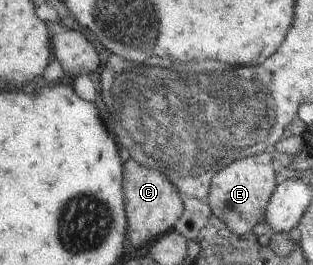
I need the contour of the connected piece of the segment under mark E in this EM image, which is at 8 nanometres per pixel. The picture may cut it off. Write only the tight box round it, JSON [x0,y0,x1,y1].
[205,150,276,236]

